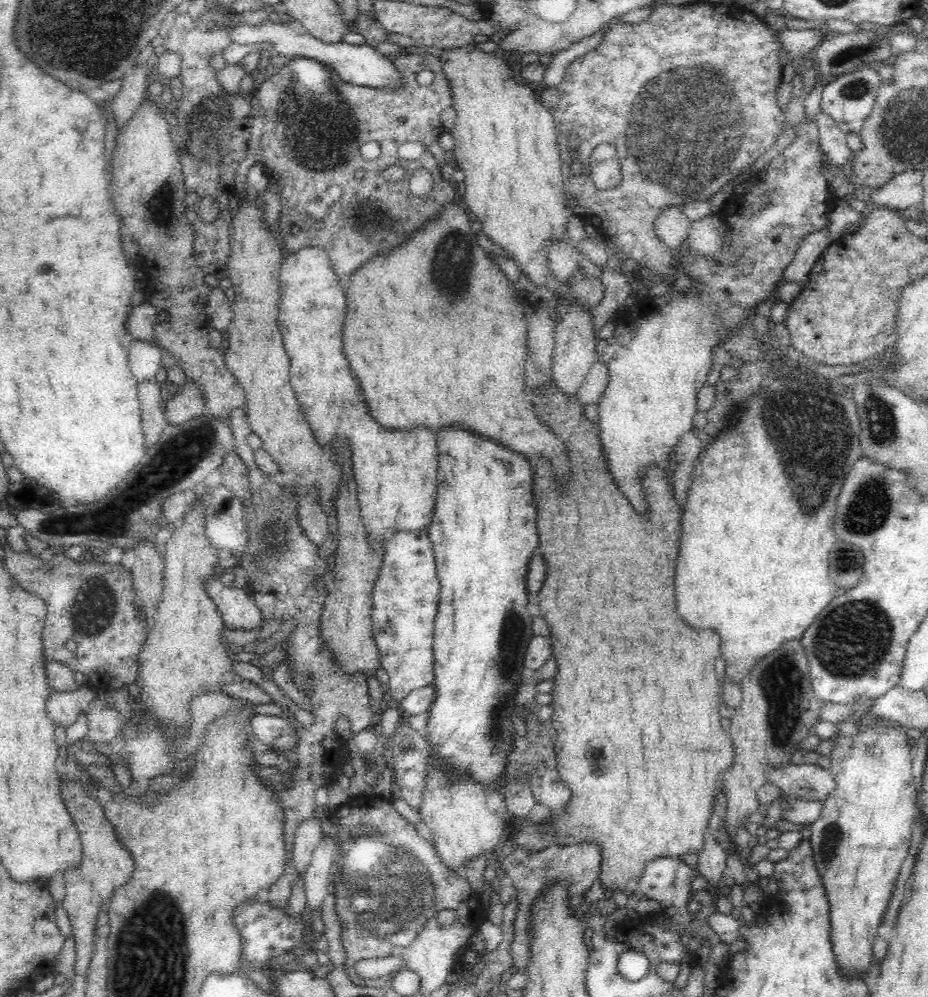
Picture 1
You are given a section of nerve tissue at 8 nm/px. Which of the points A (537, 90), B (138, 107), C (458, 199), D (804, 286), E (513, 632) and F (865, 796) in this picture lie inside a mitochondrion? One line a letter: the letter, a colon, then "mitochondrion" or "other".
A: other
B: other
C: other
D: other
E: mitochondrion
F: other

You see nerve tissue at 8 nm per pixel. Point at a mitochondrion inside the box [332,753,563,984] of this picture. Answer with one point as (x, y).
(388, 902)

